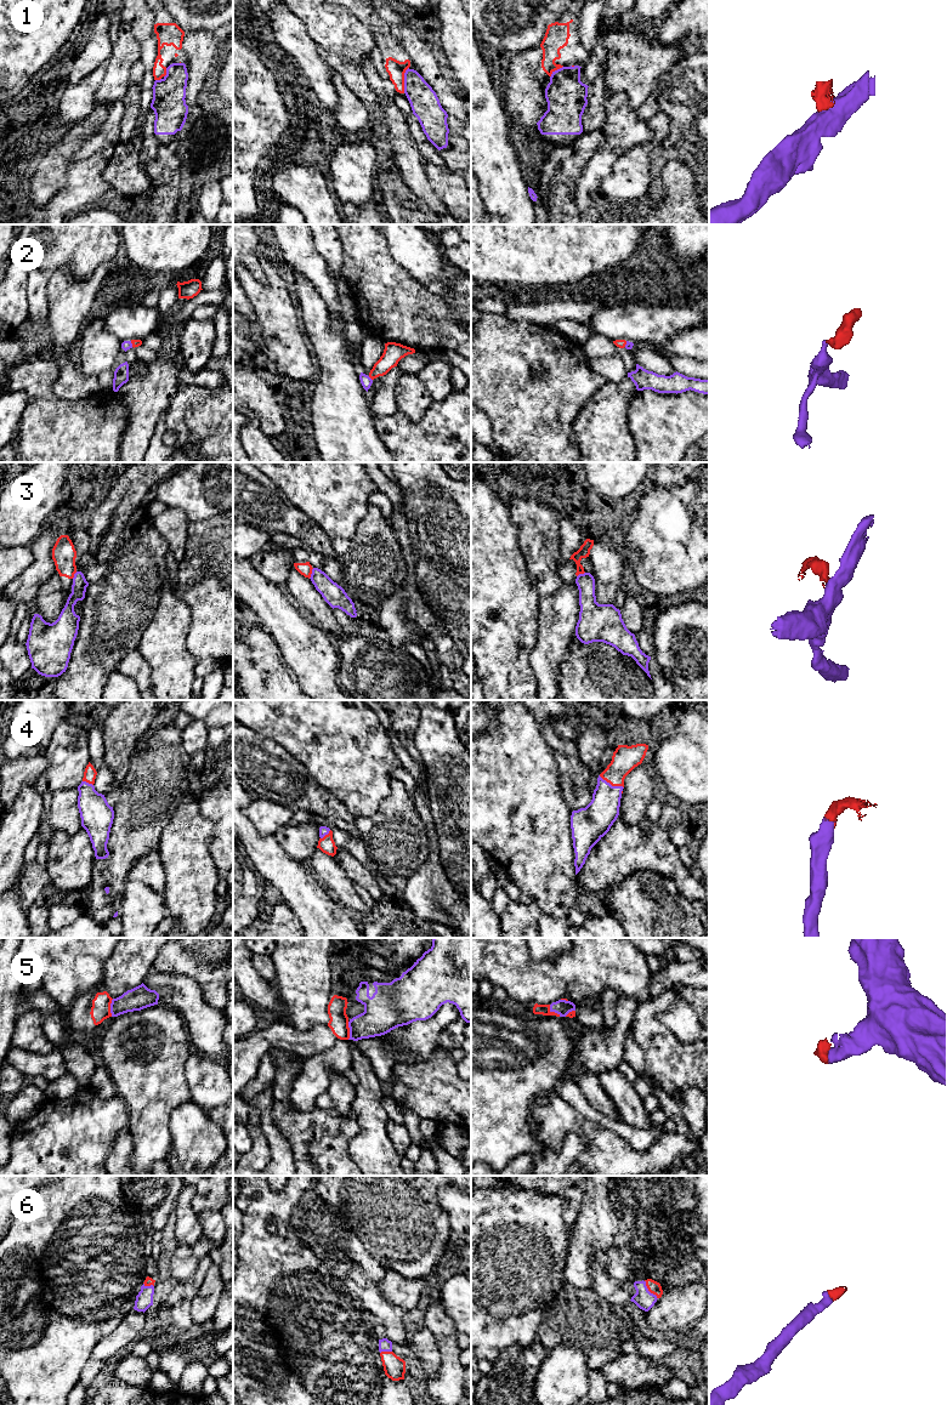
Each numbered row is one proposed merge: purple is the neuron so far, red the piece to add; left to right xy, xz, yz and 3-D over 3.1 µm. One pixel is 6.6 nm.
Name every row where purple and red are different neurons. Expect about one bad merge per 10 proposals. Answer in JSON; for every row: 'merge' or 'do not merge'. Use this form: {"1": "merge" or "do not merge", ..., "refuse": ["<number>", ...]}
{"1": "do not merge", "2": "merge", "3": "do not merge", "4": "merge", "5": "merge", "6": "merge", "refuse": ["1", "3"]}

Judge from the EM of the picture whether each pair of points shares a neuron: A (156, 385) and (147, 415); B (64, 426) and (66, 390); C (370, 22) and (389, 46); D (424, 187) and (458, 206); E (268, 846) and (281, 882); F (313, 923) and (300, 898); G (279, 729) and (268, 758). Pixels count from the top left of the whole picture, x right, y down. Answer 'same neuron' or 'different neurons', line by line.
A: same neuron
B: different neurons
C: same neuron
D: different neurons
E: same neuron
F: same neuron
G: different neurons

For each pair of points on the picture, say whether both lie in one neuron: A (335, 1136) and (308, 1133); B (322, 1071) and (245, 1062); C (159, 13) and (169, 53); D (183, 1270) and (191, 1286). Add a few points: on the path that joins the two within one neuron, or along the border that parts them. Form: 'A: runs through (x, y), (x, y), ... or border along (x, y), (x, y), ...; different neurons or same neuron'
A: runs through (329, 1136), (315, 1136); same neuron
B: border along (332, 1048), (305, 1059); different neurons
C: runs through (164, 23), (169, 34), (169, 44); same neuron
D: border along (200, 1261), (197, 1269), (190, 1276), (176, 1284); different neurons

